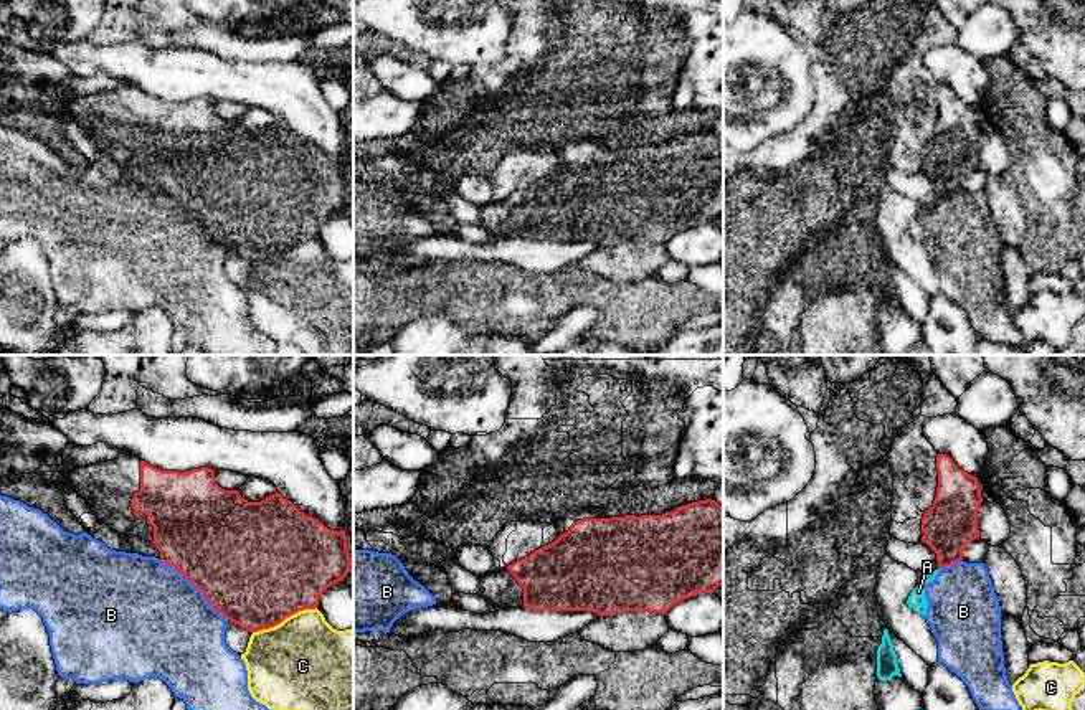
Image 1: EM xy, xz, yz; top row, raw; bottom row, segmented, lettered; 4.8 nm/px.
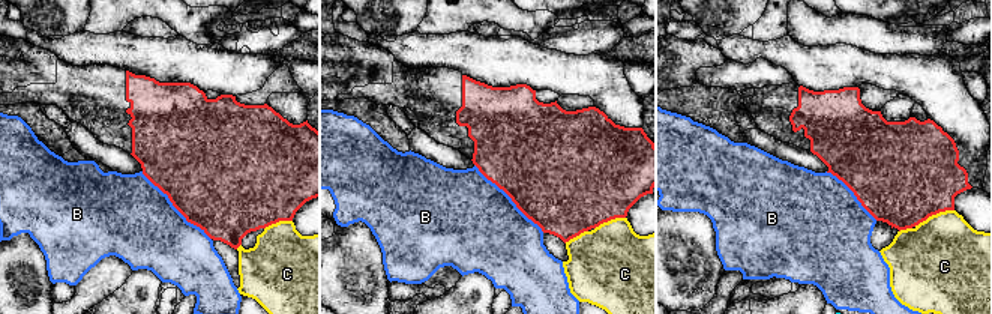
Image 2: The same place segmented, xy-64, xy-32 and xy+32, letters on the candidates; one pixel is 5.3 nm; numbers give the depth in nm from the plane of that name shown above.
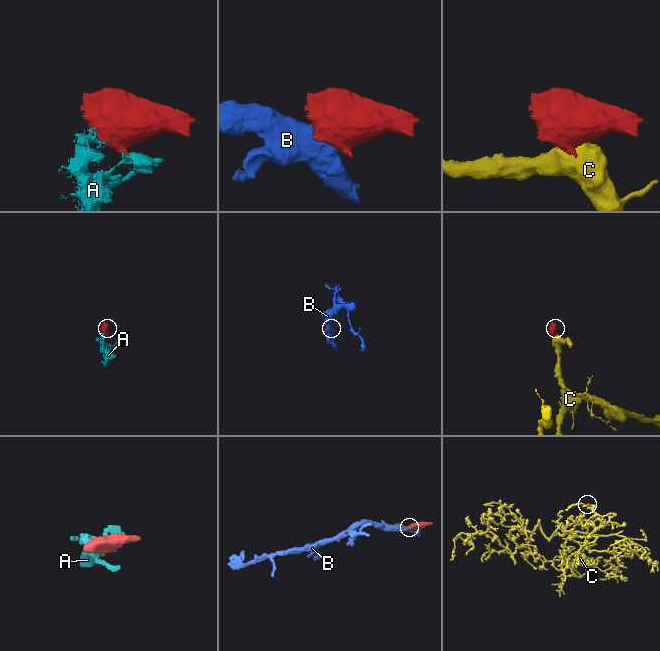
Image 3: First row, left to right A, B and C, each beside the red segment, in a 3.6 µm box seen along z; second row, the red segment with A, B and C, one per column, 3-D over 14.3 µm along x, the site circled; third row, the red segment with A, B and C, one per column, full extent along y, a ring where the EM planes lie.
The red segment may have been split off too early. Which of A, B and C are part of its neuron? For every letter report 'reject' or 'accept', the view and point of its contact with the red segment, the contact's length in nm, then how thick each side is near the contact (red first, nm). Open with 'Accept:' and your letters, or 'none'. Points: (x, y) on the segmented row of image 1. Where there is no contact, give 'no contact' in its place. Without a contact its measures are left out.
Accept: none
A: reject; meets red in yz at (920, 600); contact 40 nm long; 20 nm thick on the red side, 60 nm on the other
B: reject; meets red in xy at (195, 585); contact 460 nm long; 500 nm thick on the red side, 500 nm on the other
C: reject; meets red in xy at (284, 618); contact 340 nm long; 500 nm thick on the red side, 440 nm on the other

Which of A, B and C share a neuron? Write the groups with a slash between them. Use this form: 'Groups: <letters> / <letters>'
Groups: A / B / C

